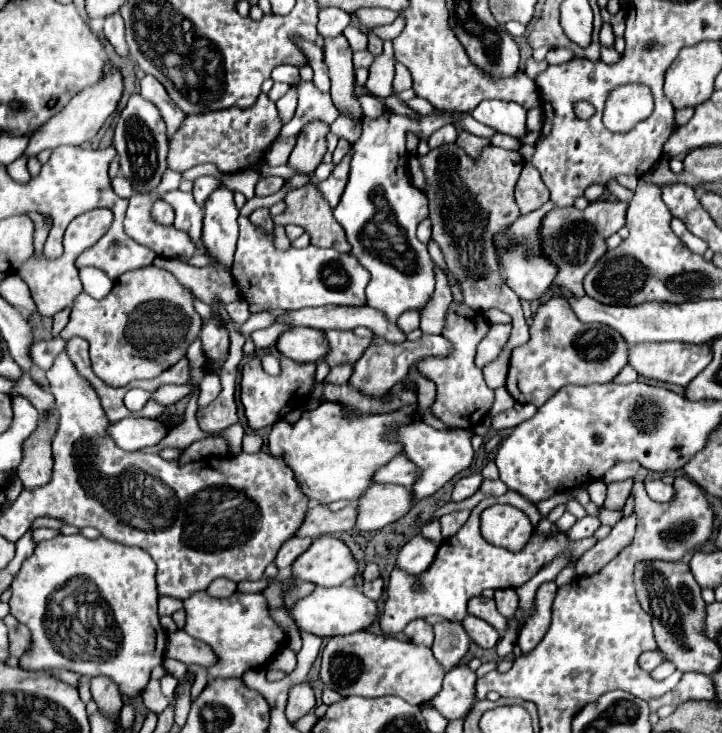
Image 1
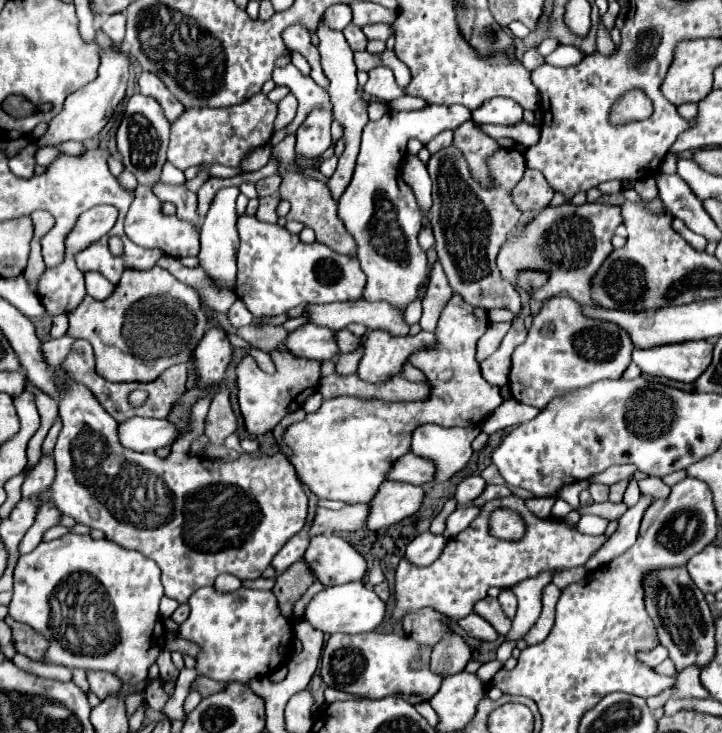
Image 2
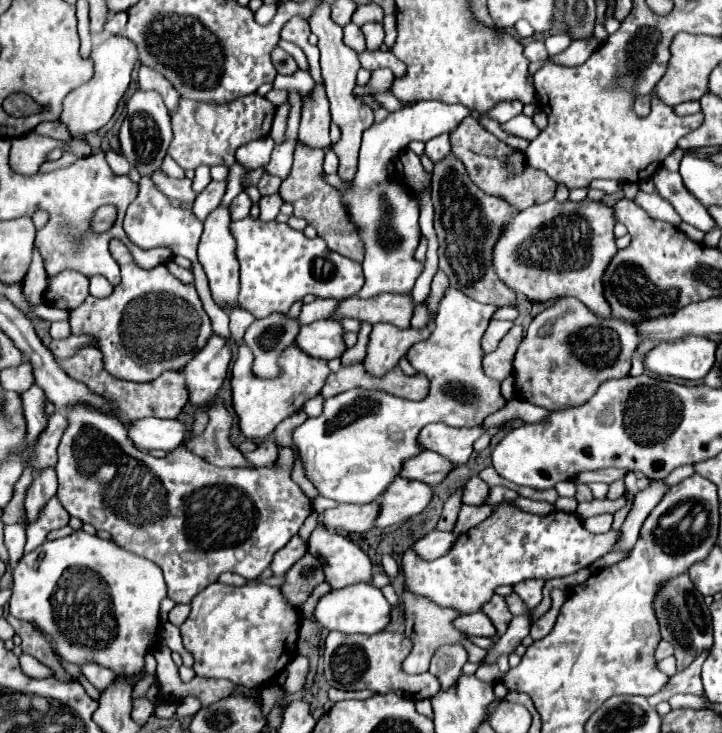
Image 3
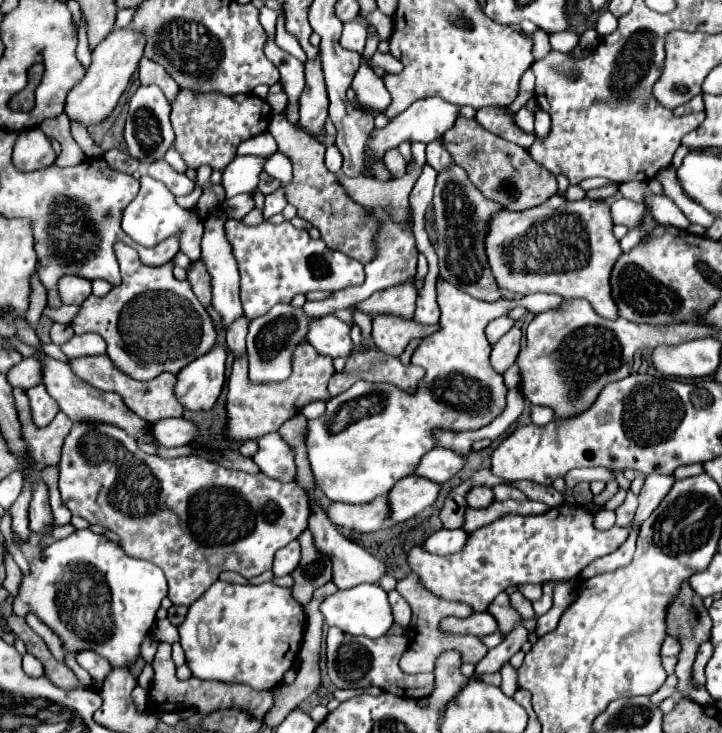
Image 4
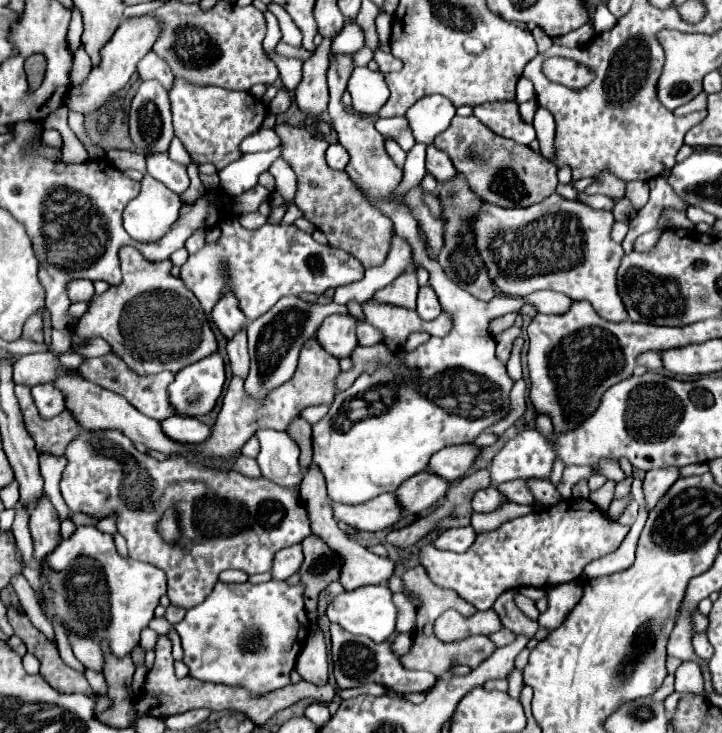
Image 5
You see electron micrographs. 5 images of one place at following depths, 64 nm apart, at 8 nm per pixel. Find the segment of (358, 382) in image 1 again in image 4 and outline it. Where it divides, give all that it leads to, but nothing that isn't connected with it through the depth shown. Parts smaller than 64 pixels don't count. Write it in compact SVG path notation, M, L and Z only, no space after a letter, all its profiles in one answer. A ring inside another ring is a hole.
M390 314L372 316L374 346L392 356L400 356L412 338L424 338L438 330L440 330L438 324L426 326L416 320L406 320L406 318L390 316Z

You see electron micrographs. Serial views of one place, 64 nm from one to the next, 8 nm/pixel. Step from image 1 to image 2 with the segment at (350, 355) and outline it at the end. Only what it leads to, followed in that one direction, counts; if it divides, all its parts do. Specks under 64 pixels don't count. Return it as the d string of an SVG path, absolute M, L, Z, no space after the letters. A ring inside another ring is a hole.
M346 328L336 334L336 340L338 340L338 346L340 346L340 354L352 352L358 346L358 338L350 330L346 330Z

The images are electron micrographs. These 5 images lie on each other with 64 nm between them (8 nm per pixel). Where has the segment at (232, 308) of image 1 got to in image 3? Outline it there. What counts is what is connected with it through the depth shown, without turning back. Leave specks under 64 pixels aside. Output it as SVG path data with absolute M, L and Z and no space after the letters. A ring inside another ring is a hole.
M234 308L232 314L230 314L230 340L234 344L240 344L242 338L244 338L244 332L246 328L254 322L252 314L250 312L244 312L244 308Z

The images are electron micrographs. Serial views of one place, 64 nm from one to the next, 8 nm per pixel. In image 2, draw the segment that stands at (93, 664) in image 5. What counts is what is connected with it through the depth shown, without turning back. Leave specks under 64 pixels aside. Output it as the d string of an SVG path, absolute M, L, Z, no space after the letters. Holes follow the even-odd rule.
M92 670L92 672L86 672L86 678L88 678L88 684L90 684L90 690L92 690L100 700L104 700L104 696L116 694L116 690L122 688L122 682L120 682L114 674L110 674L110 672Z

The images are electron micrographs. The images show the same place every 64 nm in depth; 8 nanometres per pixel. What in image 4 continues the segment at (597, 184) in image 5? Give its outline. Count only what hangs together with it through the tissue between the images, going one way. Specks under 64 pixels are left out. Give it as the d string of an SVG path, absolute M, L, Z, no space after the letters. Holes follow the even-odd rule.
M610 182L610 184L606 184L606 186L588 190L586 196L592 198L592 200L598 200L598 198L610 198L610 196L616 196L616 192L618 192L618 184L616 184L616 182Z

